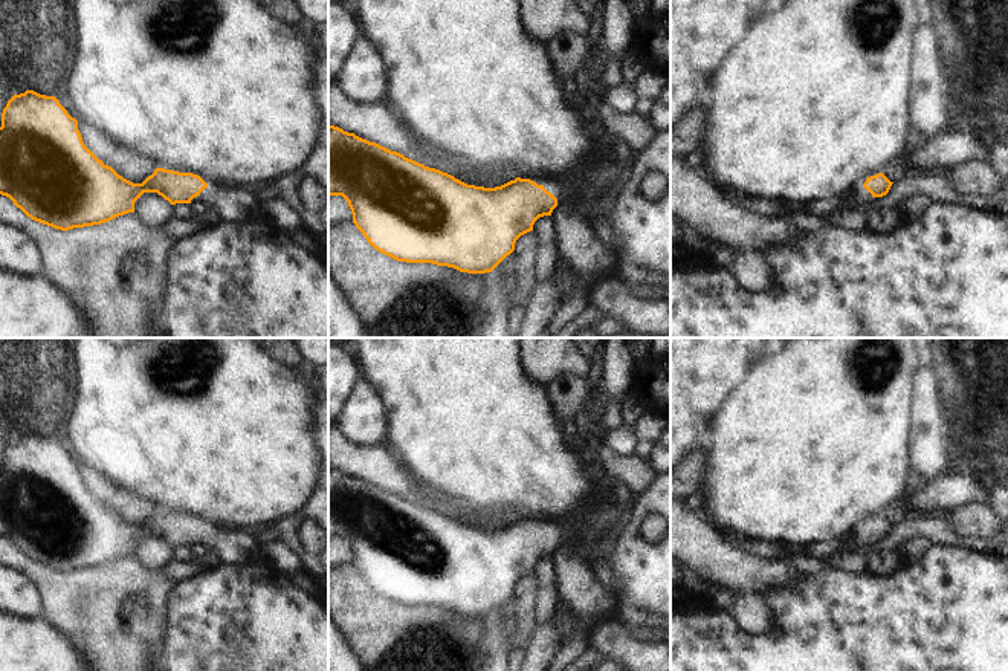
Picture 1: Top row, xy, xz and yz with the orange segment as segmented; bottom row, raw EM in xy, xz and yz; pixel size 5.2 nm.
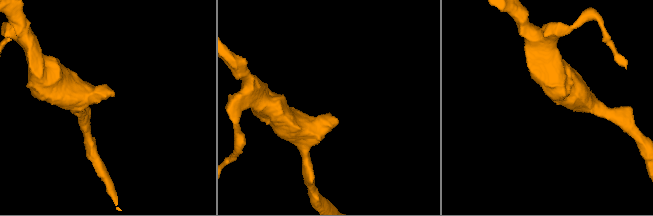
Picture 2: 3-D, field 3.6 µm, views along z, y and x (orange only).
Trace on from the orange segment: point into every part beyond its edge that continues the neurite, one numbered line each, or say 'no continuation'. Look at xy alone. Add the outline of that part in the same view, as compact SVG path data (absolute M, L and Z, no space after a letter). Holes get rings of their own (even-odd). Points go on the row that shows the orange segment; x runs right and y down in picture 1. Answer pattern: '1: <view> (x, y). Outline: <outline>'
1: xy (235, 205). Outline: M221 185L200 193L208 209L217 212L220 222L243 223L260 214L260 203L250 188L226 188Z

